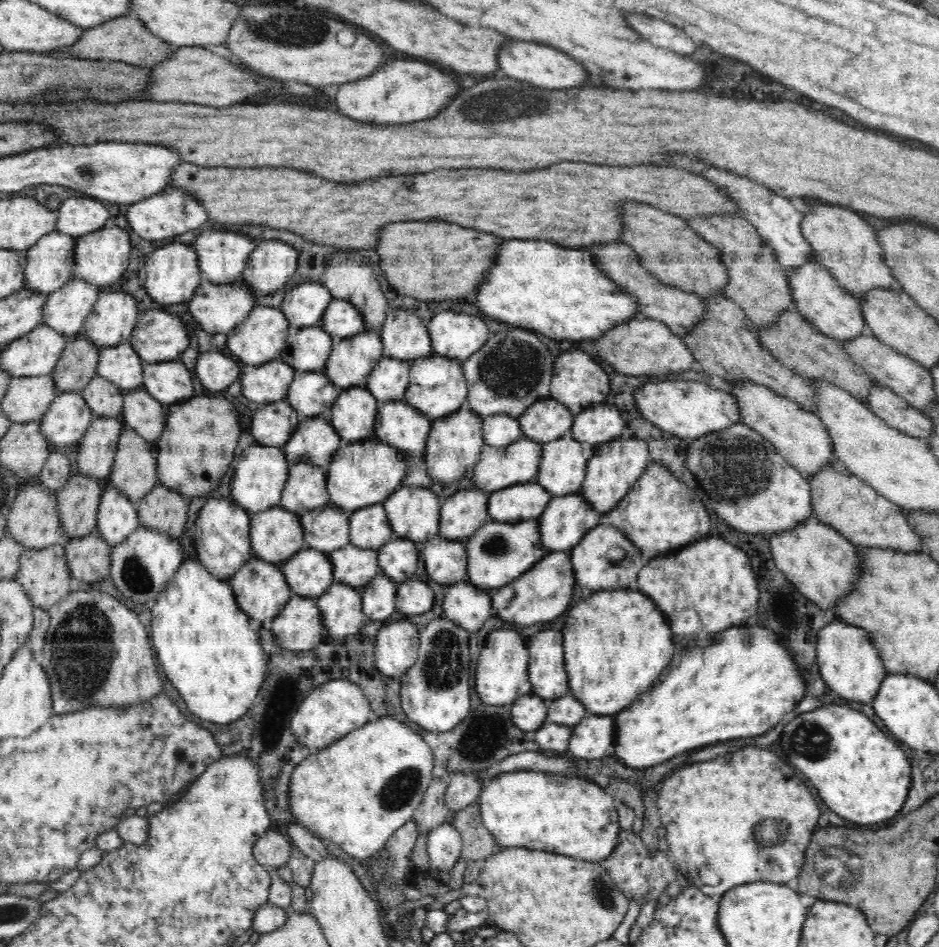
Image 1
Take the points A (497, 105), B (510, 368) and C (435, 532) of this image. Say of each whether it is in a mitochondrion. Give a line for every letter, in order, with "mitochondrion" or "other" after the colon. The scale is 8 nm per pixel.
A: mitochondrion
B: mitochondrion
C: other

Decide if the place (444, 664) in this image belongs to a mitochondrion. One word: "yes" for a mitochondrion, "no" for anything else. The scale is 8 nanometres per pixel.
yes

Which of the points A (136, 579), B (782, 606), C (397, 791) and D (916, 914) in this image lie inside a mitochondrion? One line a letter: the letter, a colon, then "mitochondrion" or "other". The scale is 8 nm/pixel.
A: mitochondrion
B: other
C: mitochondrion
D: other

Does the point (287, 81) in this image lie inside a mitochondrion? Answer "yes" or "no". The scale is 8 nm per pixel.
no

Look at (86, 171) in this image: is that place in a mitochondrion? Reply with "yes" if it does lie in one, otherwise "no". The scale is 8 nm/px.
yes

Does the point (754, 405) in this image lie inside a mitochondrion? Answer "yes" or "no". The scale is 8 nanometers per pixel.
no

